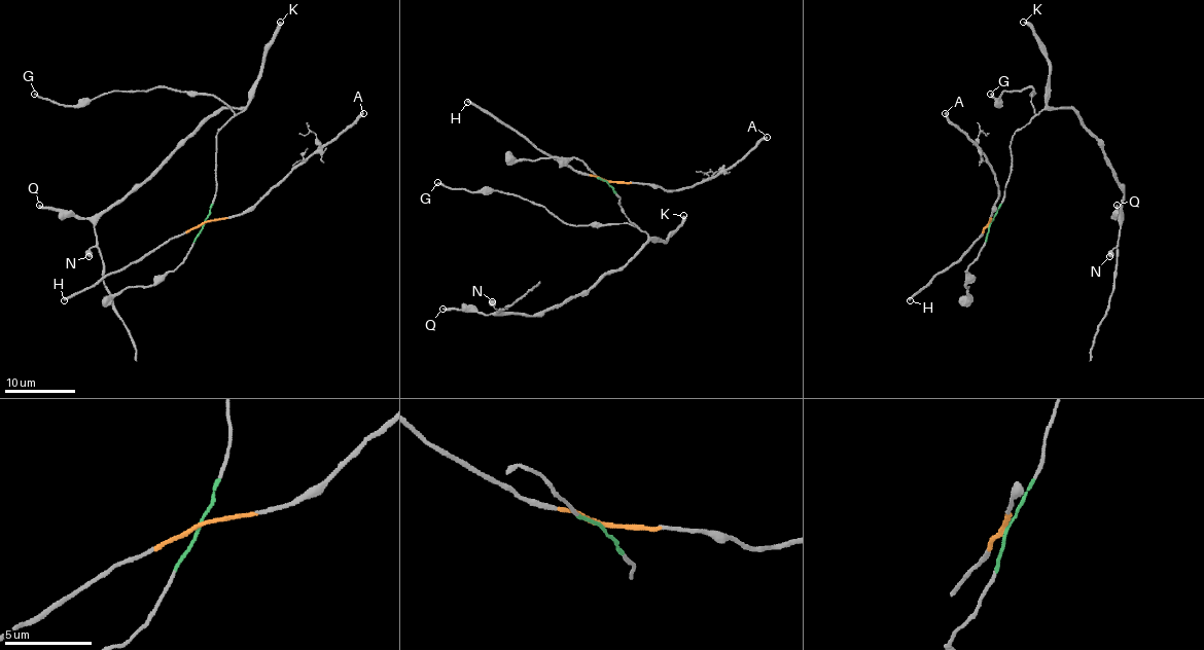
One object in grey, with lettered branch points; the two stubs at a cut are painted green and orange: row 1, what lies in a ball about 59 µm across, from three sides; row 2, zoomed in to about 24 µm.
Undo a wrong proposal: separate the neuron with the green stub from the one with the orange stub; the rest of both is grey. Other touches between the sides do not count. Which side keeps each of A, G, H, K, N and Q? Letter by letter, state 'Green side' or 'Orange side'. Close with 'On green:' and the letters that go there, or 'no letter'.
A: Orange side
G: Green side
H: Orange side
K: Green side
N: Green side
Q: Green side
On green: G, K, N, Q

